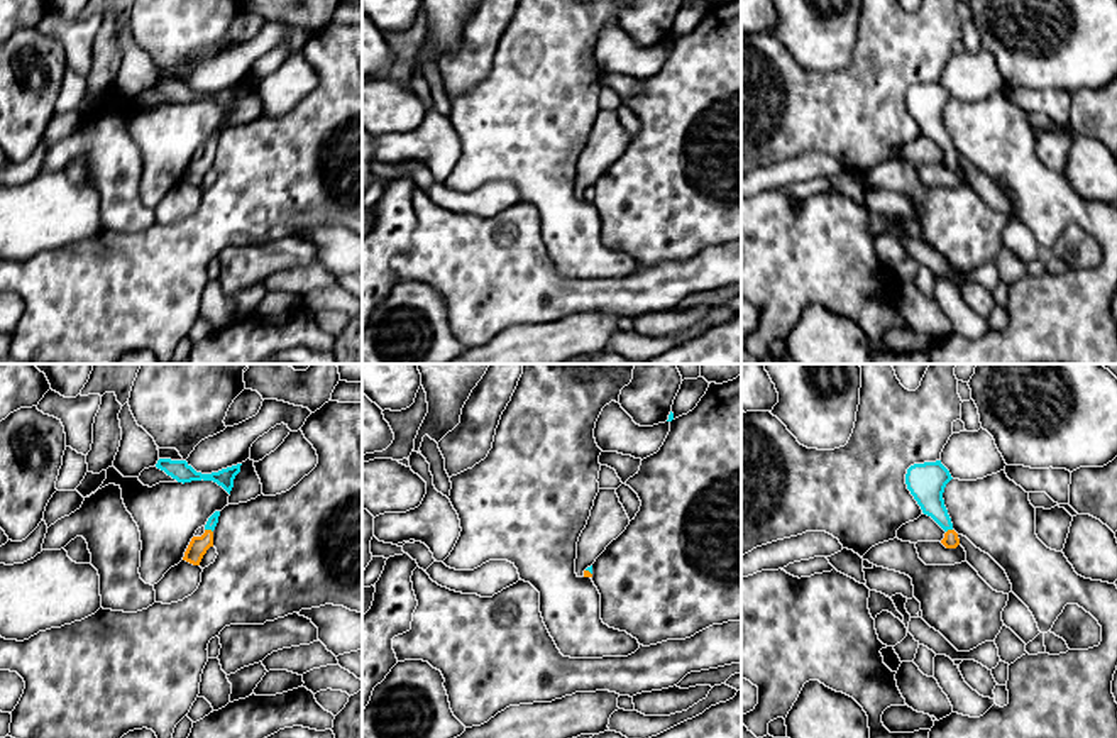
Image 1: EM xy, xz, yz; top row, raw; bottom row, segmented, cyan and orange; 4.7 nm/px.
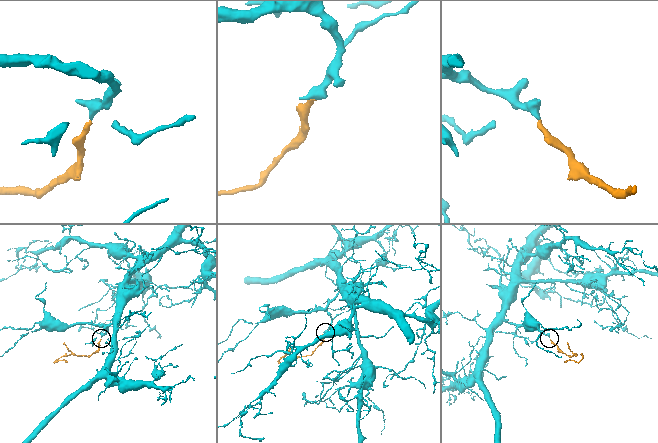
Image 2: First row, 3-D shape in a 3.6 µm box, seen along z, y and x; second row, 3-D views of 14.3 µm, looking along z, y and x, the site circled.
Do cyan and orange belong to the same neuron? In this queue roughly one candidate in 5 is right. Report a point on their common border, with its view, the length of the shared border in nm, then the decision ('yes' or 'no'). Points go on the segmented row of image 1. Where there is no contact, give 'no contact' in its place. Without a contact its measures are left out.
contact xy (209, 528); length 40 nm; yes

